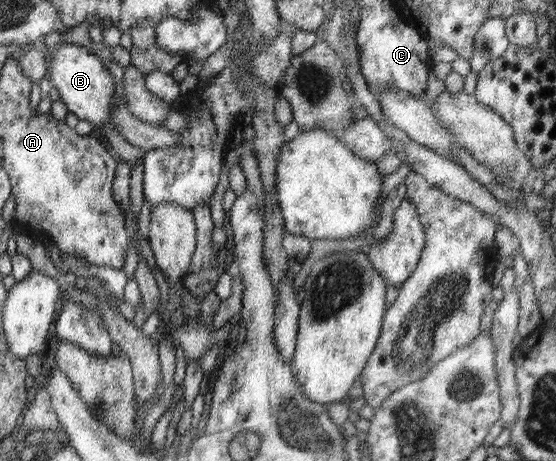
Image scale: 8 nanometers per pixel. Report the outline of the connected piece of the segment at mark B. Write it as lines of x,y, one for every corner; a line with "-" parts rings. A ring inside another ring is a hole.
61,41
54,48
51,59
46,59
47,75
50,81
59,91
68,112
75,114
79,121
86,120
91,126
94,126
95,132
101,134
100,126
102,126
102,122
110,120
110,112
114,108
116,98
115,80
113,80
111,72
95,54
87,52
87,47
81,48
76,44

